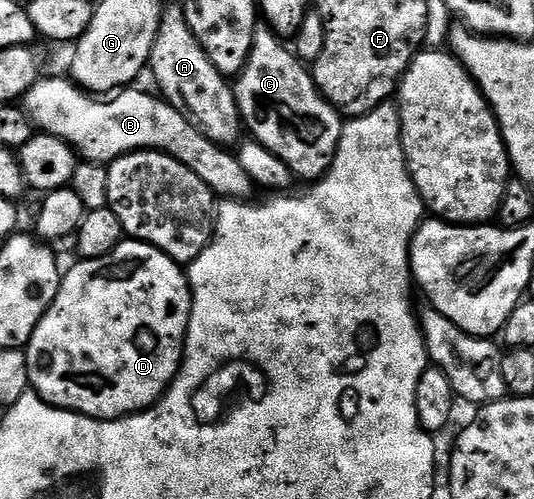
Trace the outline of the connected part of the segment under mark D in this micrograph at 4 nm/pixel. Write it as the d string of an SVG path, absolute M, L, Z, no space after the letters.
M122 240L107 256L86 258L78 261L78 263L78 266L73 266L70 270L64 271L61 287L51 304L51 308L47 308L43 320L39 320L39 324L35 328L31 352L25 355L29 385L50 406L57 406L61 410L74 410L77 414L86 414L88 418L116 420L128 418L131 414L140 414L142 410L154 406L165 395L166 390L169 389L169 386L175 380L175 376L181 370L181 362L185 358L185 337L187 336L189 317L193 307L193 292L189 288L186 271L175 259L164 254L159 248L136 240Z

